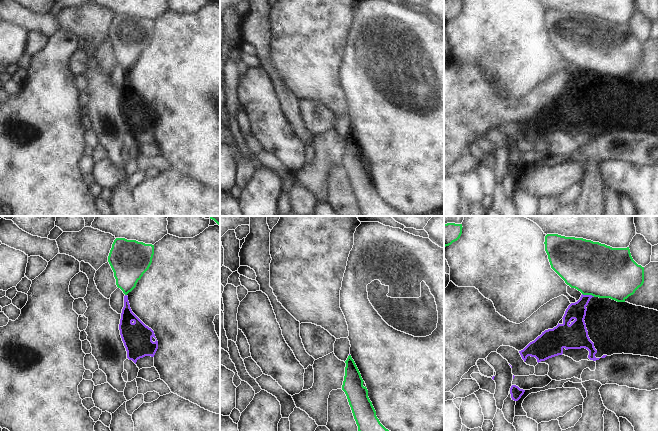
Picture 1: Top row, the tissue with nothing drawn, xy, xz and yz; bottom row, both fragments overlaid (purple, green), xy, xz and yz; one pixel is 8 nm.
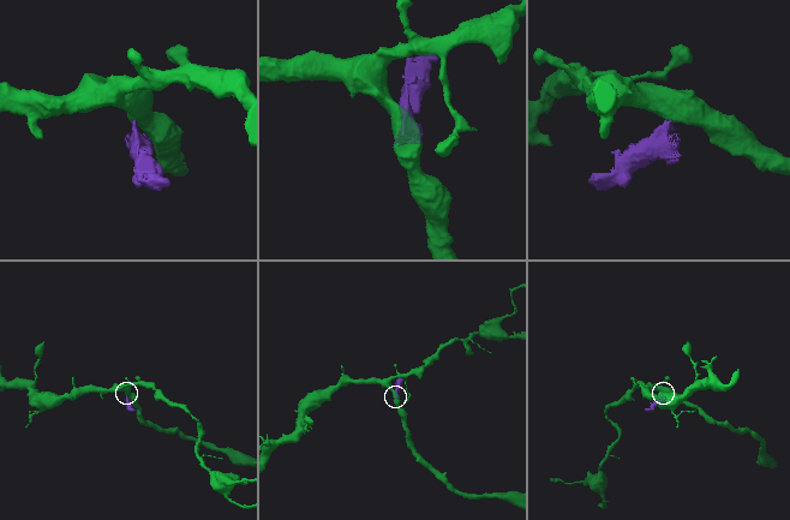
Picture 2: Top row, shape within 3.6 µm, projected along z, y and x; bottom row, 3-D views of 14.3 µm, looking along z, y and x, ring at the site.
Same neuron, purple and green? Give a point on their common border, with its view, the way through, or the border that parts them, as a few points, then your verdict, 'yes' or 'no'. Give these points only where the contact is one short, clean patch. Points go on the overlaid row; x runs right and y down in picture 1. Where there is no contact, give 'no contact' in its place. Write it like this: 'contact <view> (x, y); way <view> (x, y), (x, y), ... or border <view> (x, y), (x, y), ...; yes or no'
contact yz (588, 295); border yz (582, 293), (594, 296); no

